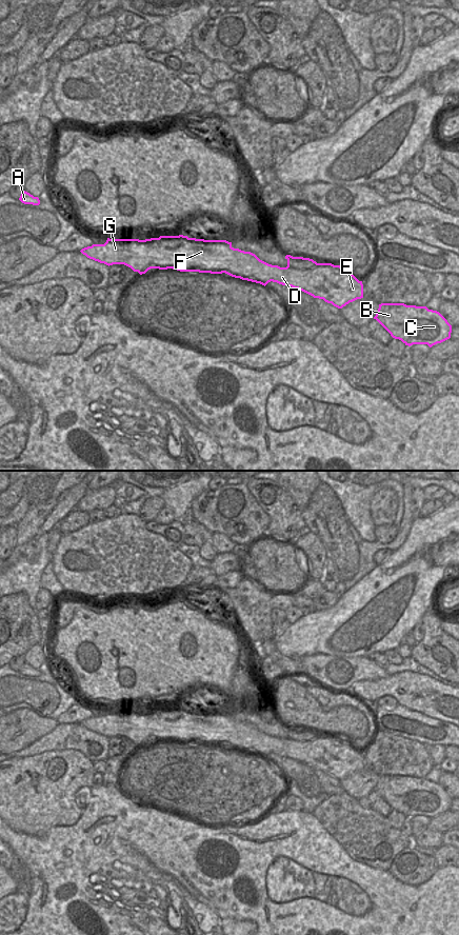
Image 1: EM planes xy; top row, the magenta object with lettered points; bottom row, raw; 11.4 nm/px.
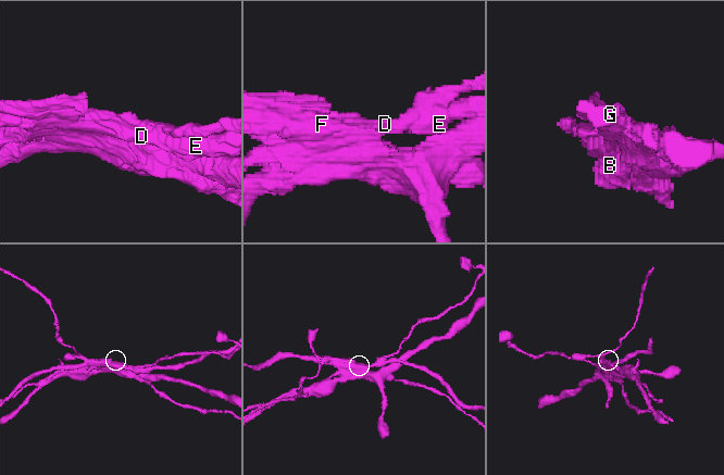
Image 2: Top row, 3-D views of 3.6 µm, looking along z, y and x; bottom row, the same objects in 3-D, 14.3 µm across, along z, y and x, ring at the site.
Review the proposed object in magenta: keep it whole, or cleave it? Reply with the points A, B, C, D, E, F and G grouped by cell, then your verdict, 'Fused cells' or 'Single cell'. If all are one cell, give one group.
Groups: A / B C D E F G. Fused cells

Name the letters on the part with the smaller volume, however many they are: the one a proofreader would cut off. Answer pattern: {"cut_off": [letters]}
{"cut_off": ["A"]}

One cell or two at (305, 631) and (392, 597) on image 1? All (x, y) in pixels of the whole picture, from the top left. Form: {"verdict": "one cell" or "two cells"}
{"verdict": "one cell"}

